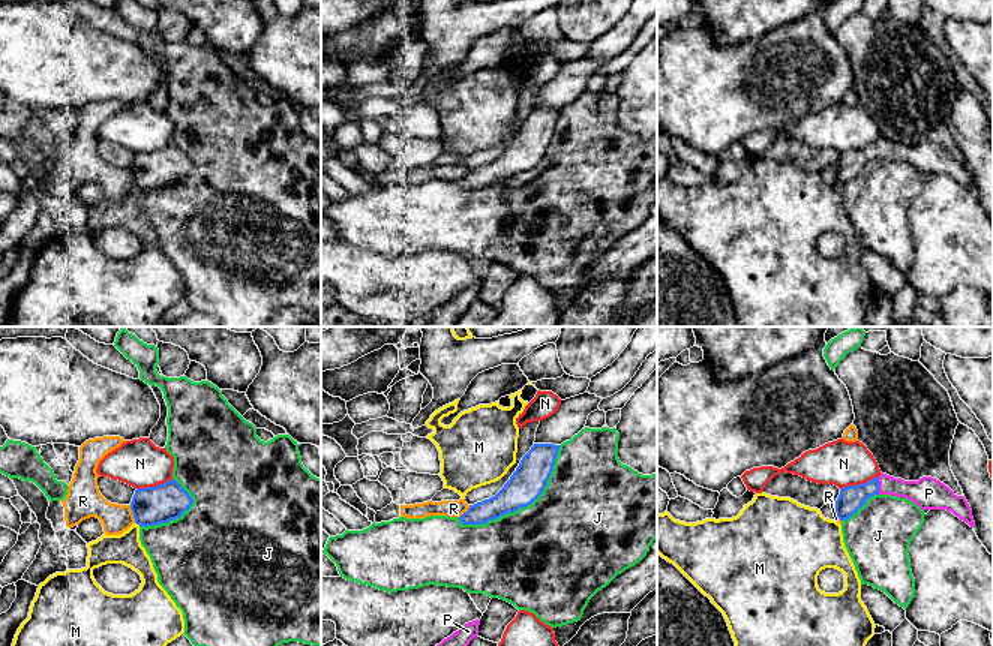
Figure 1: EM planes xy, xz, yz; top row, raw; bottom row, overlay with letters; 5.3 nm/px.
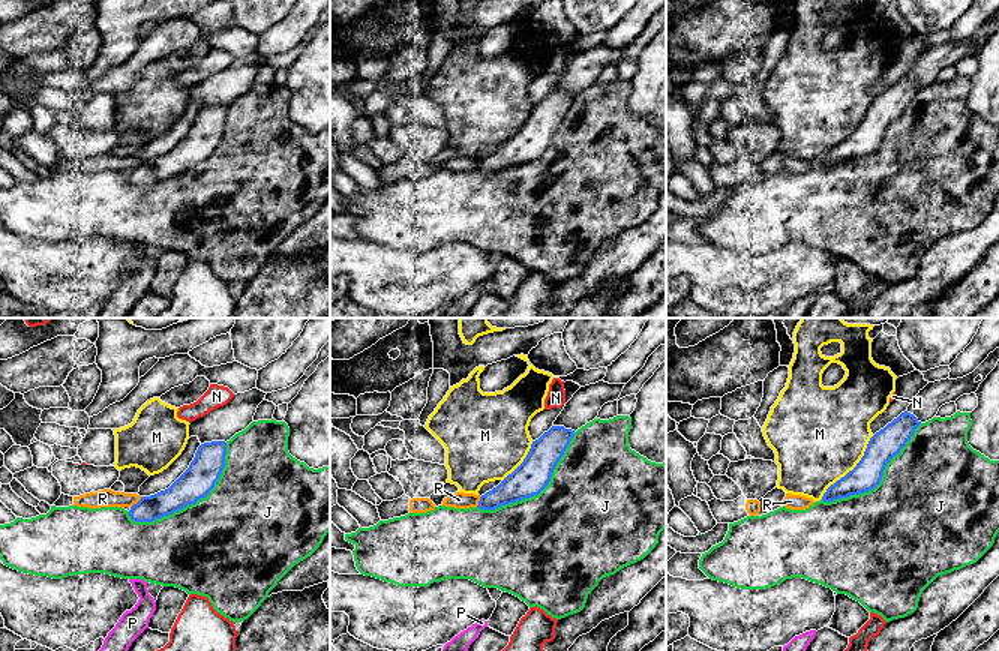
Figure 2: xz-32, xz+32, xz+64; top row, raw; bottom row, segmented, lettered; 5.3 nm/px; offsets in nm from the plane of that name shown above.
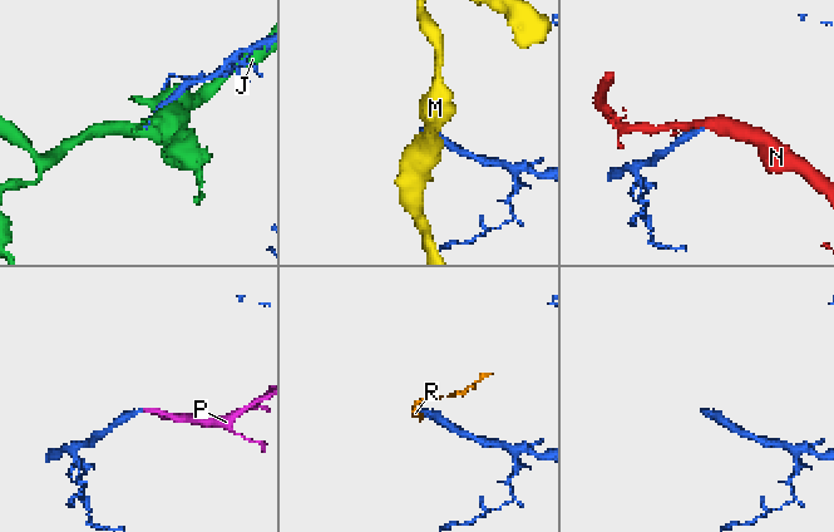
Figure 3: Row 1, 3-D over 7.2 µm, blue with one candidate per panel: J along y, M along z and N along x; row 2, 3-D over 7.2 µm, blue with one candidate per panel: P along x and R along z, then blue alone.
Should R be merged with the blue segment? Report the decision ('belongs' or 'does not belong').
does not belong

